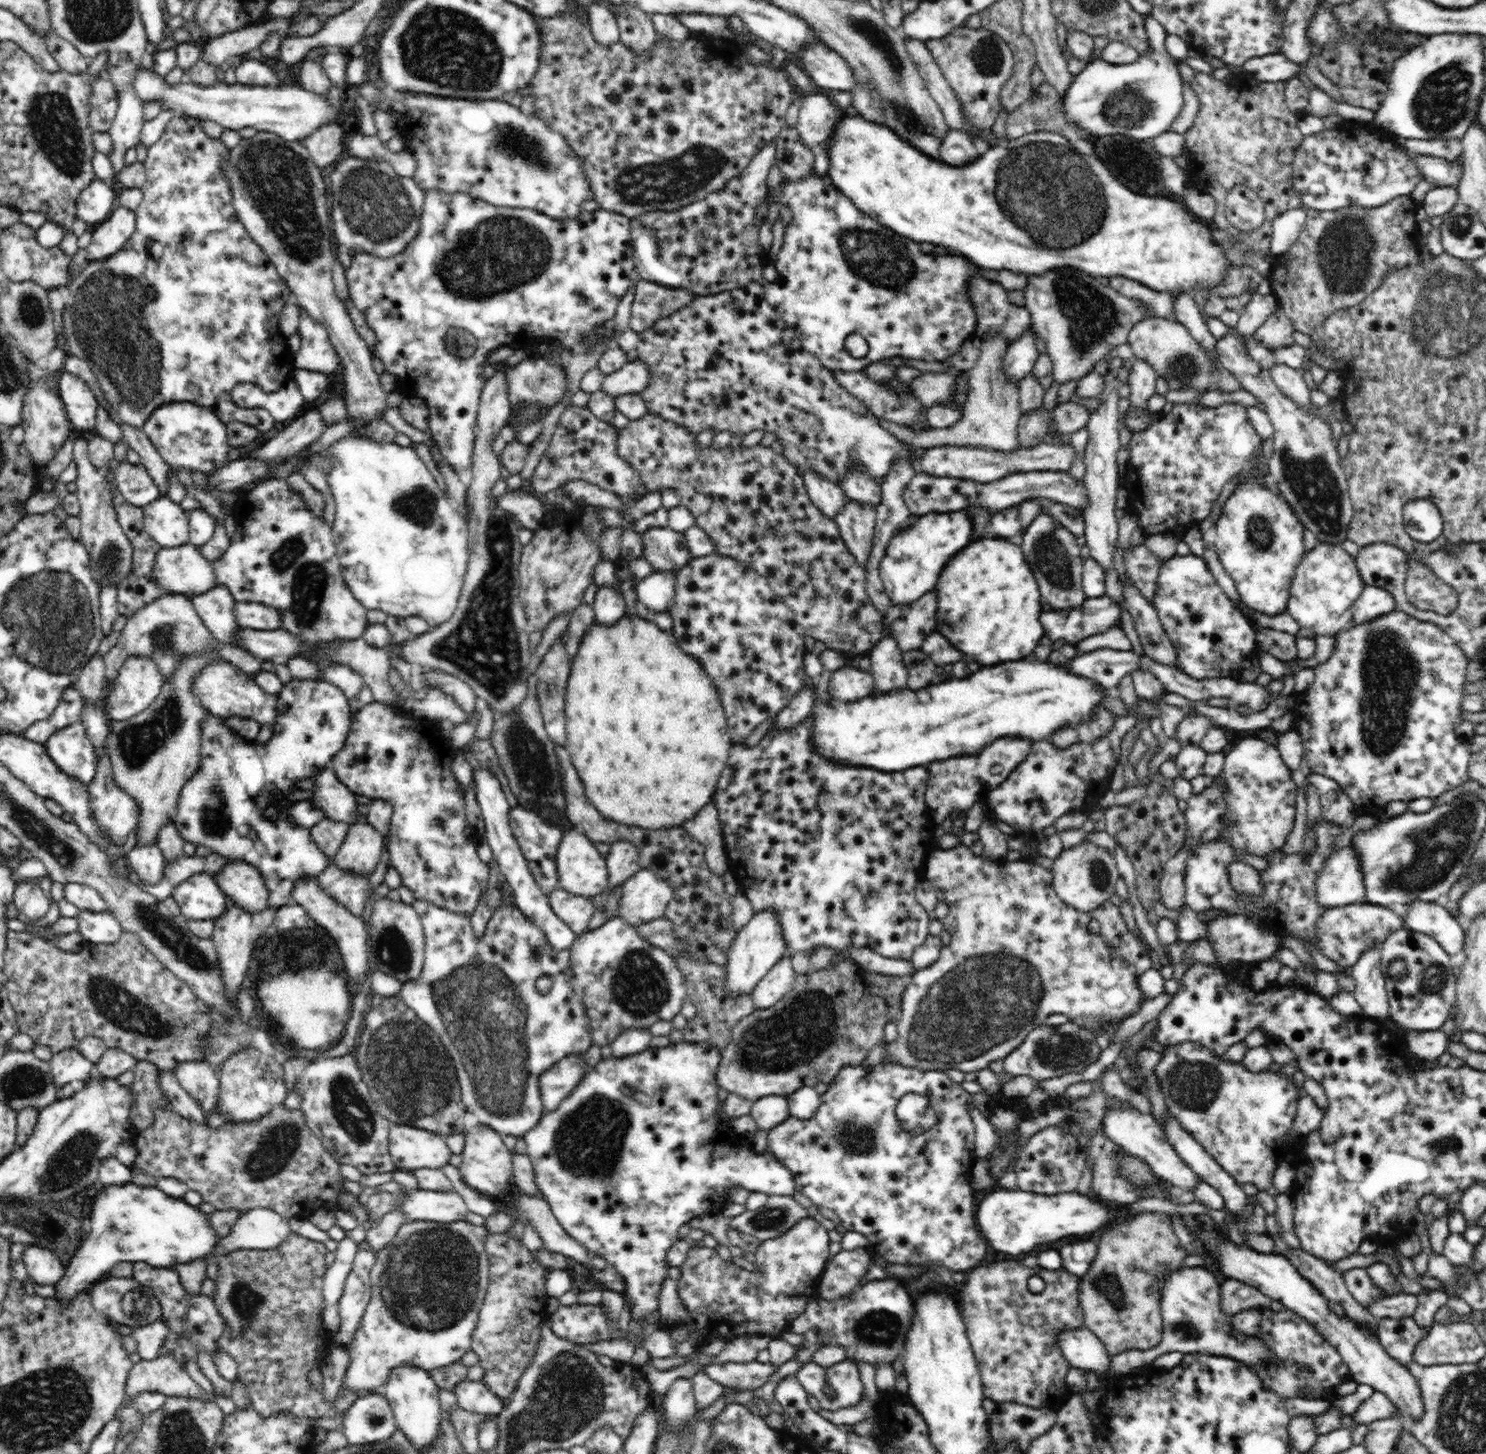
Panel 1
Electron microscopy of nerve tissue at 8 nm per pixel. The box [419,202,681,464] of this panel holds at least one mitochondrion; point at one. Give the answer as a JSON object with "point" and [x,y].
{"point":[504,252]}

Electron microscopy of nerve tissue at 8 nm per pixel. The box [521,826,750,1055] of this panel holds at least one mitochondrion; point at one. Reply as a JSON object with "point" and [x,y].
{"point":[640,987]}

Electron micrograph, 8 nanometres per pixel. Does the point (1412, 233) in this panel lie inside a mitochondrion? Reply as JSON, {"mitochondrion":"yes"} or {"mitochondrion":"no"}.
{"mitochondrion":"no"}

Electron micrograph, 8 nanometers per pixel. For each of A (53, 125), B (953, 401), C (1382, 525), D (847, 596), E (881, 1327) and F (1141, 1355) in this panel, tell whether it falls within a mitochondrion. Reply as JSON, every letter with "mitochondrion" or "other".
{"A":"mitochondrion","B":"other","C":"other","D":"other","E":"mitochondrion","F":"other"}

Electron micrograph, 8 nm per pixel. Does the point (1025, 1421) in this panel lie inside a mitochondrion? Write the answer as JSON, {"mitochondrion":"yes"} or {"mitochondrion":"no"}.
{"mitochondrion":"no"}

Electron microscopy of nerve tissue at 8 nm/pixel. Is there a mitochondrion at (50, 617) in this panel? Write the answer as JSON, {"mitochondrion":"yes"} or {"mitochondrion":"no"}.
{"mitochondrion":"yes"}

